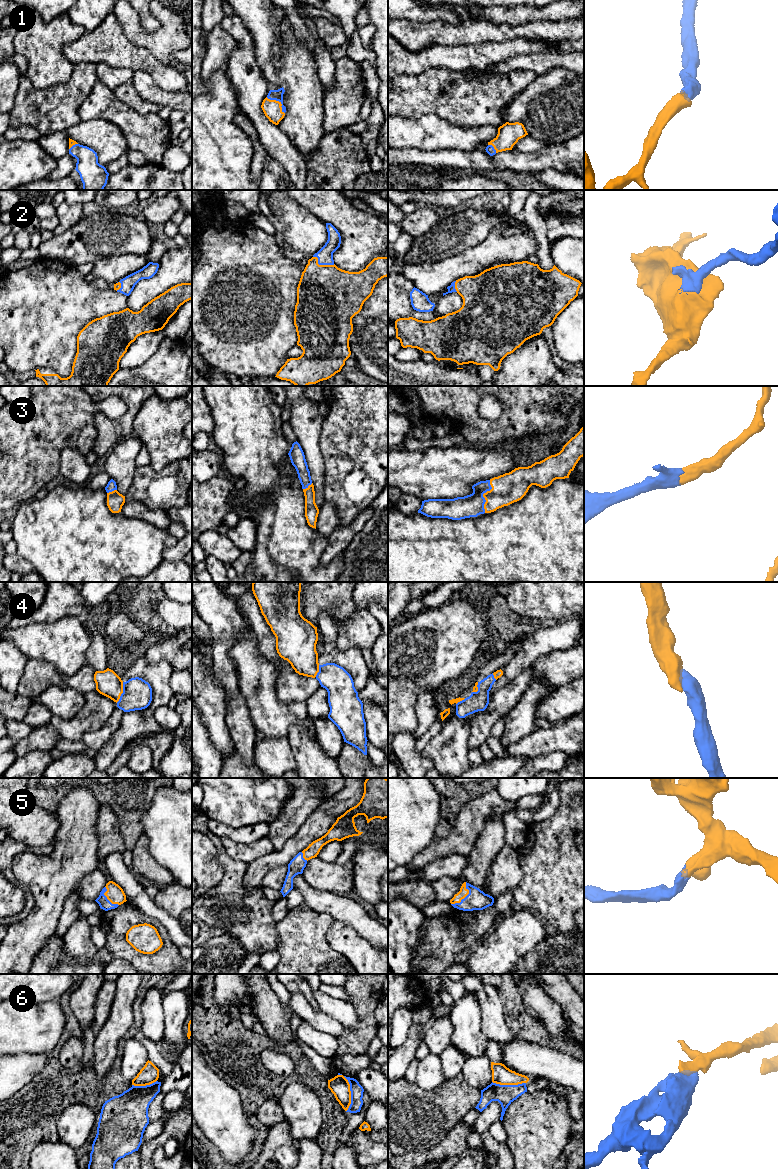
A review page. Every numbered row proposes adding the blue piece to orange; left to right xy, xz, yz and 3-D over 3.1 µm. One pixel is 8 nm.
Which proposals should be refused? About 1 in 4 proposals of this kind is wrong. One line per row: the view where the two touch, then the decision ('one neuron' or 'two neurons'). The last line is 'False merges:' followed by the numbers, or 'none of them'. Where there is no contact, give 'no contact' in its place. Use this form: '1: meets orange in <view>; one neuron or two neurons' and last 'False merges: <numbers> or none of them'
1: meets orange in xz; one neuron
2: meets orange in xz; one neuron
3: meets orange in yz; one neuron
4: meets orange in xy; one neuron
5: meets orange in yz; one neuron
6: meets orange in xz; two neurons
False merges: 6

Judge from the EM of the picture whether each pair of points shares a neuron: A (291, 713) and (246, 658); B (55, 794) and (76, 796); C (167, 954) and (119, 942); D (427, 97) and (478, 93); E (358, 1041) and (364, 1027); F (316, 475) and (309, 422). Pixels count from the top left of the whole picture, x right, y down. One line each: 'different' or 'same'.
A: same
B: different
C: same
D: same
E: same
F: same

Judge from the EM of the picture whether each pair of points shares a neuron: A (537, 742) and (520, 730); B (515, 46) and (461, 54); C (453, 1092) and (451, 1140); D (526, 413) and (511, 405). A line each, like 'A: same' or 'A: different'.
A: different
B: same
C: different
D: same

